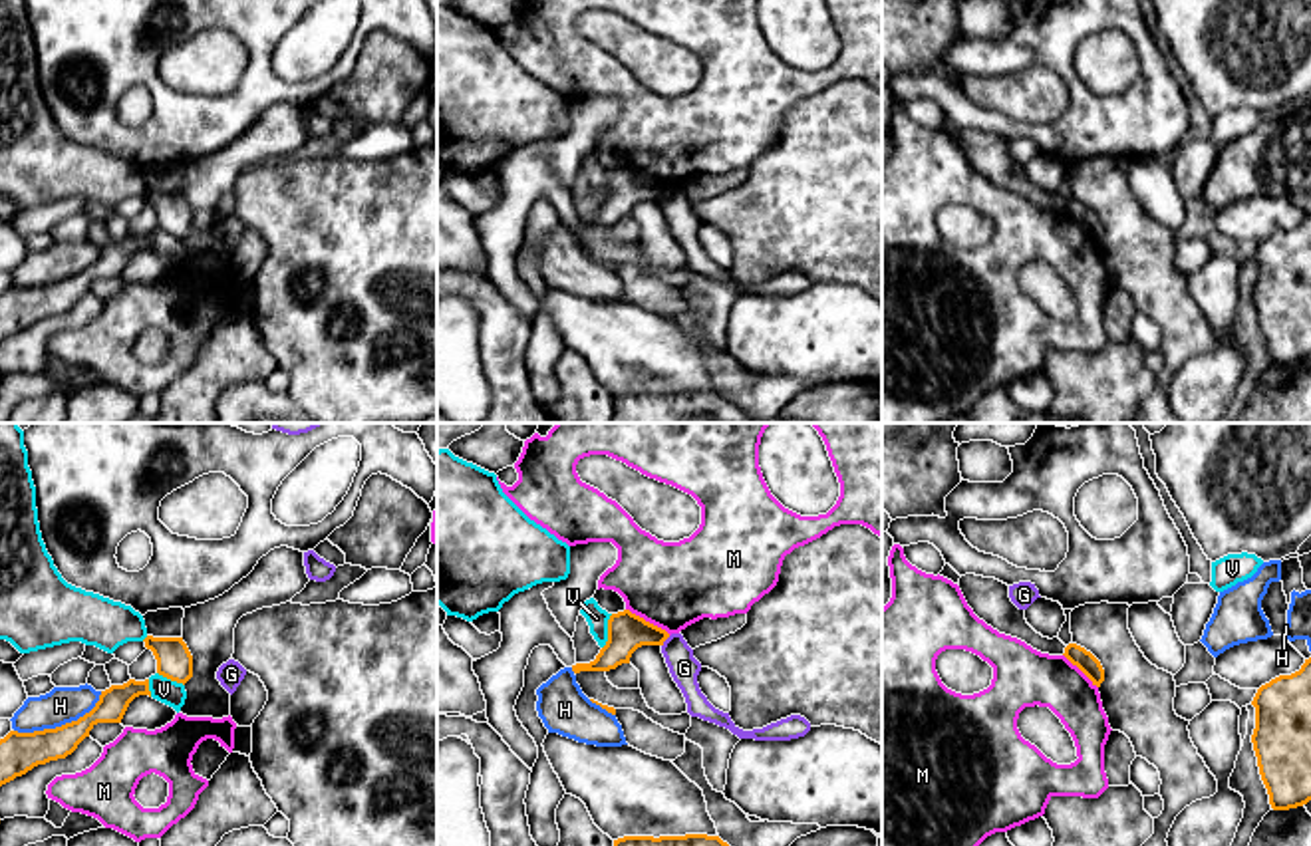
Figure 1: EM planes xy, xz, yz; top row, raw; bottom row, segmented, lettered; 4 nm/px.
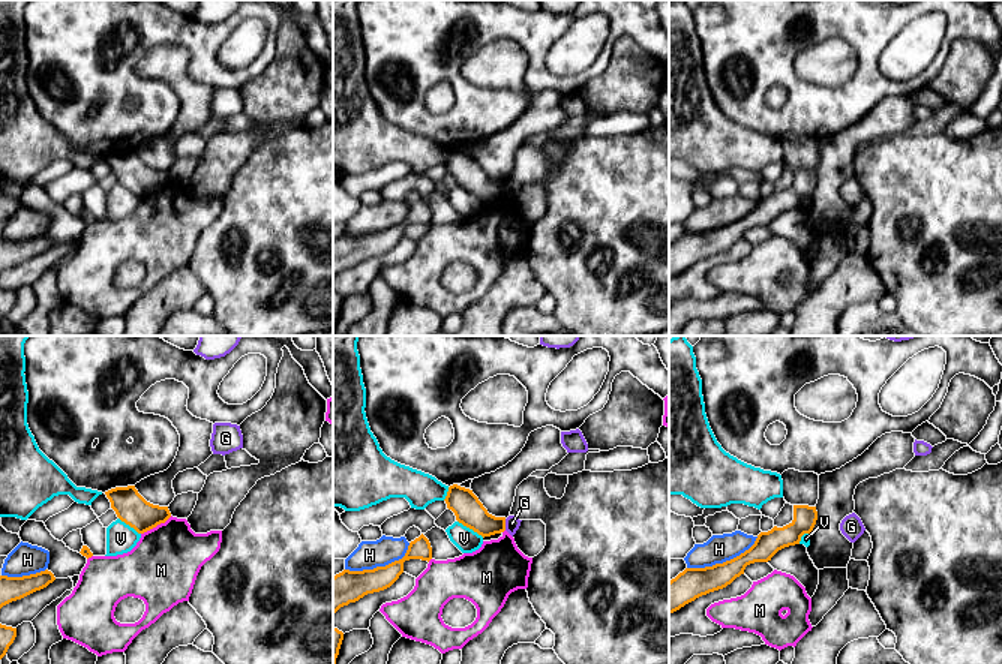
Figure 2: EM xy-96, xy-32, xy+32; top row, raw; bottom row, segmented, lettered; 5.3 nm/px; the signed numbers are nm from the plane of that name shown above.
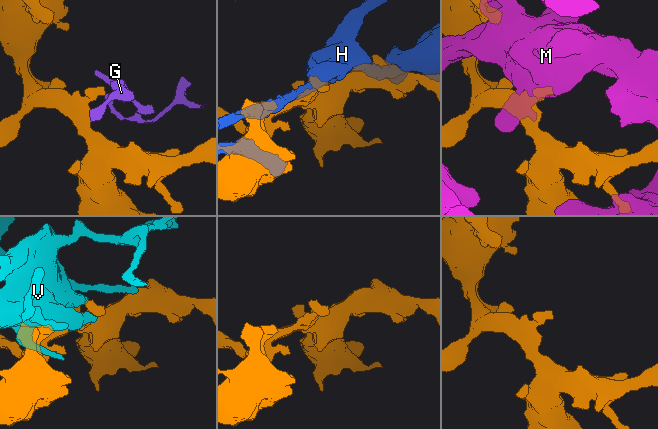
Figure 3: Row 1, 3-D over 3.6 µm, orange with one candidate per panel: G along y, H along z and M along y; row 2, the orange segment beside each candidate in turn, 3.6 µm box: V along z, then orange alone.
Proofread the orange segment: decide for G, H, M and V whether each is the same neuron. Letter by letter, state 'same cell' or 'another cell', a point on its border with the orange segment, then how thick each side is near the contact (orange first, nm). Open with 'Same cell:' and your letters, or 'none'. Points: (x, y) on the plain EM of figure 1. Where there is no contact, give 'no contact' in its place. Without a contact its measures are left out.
Same cell: none
G: another cell; meets orange in xz at (664, 195); 160 nm thick on the orange side, 120 nm on the other
H: another cell; meets orange in xy at (62, 281); 160 nm thick on the orange side, 150 nm on the other
M: another cell; meets orange in xz at (648, 177); 160 nm thick on the orange side, 360 nm on the other
V: another cell; meets orange in xz at (608, 187); 160 nm thick on the orange side, 90 nm on the other

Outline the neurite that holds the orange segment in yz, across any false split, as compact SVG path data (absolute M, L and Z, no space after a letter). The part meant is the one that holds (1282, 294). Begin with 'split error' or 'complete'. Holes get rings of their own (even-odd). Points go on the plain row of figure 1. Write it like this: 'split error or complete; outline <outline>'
complete; outline M1311 212L1299 226L1261 240L1251 256L1251 290L1261 336L1273 365L1311 355Z

